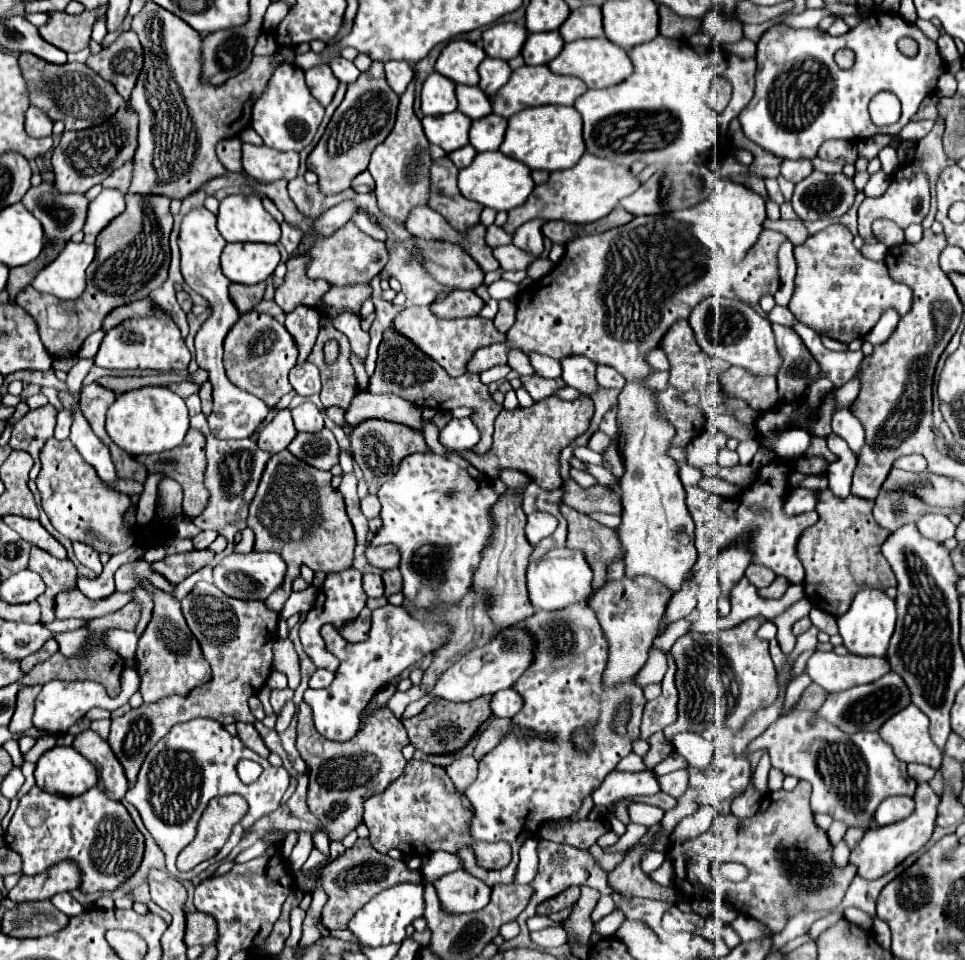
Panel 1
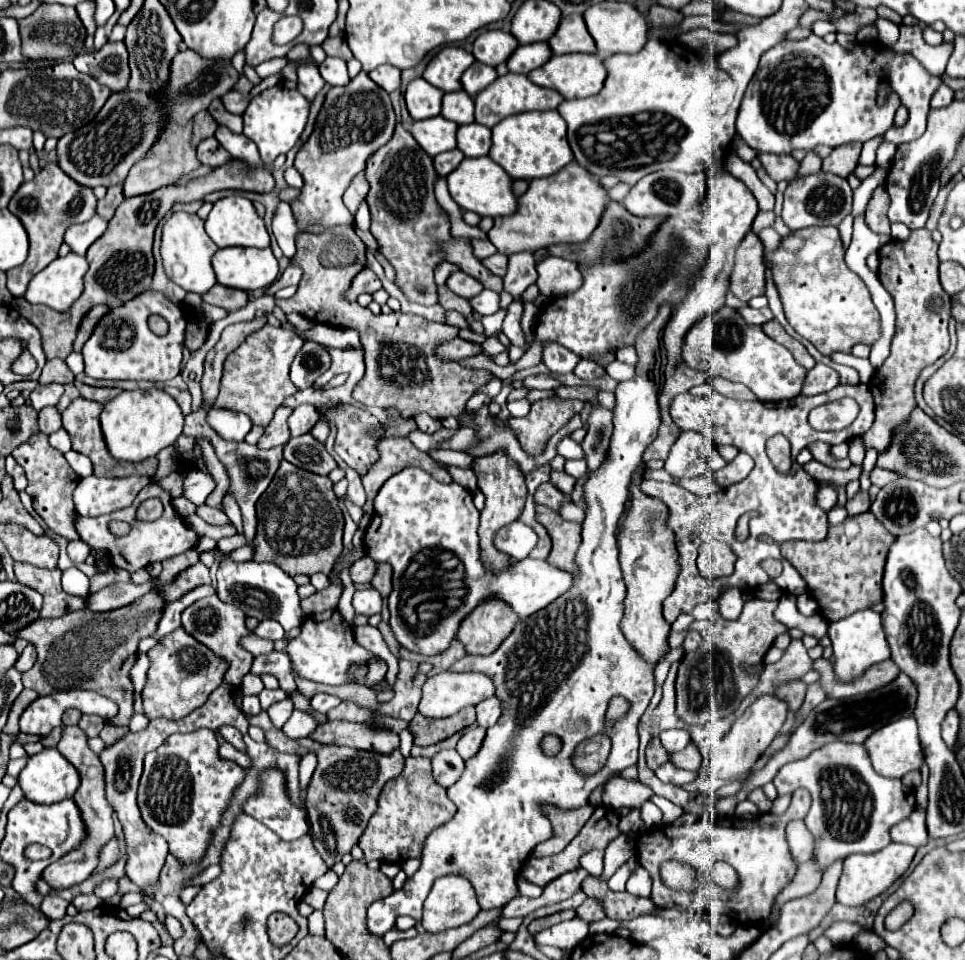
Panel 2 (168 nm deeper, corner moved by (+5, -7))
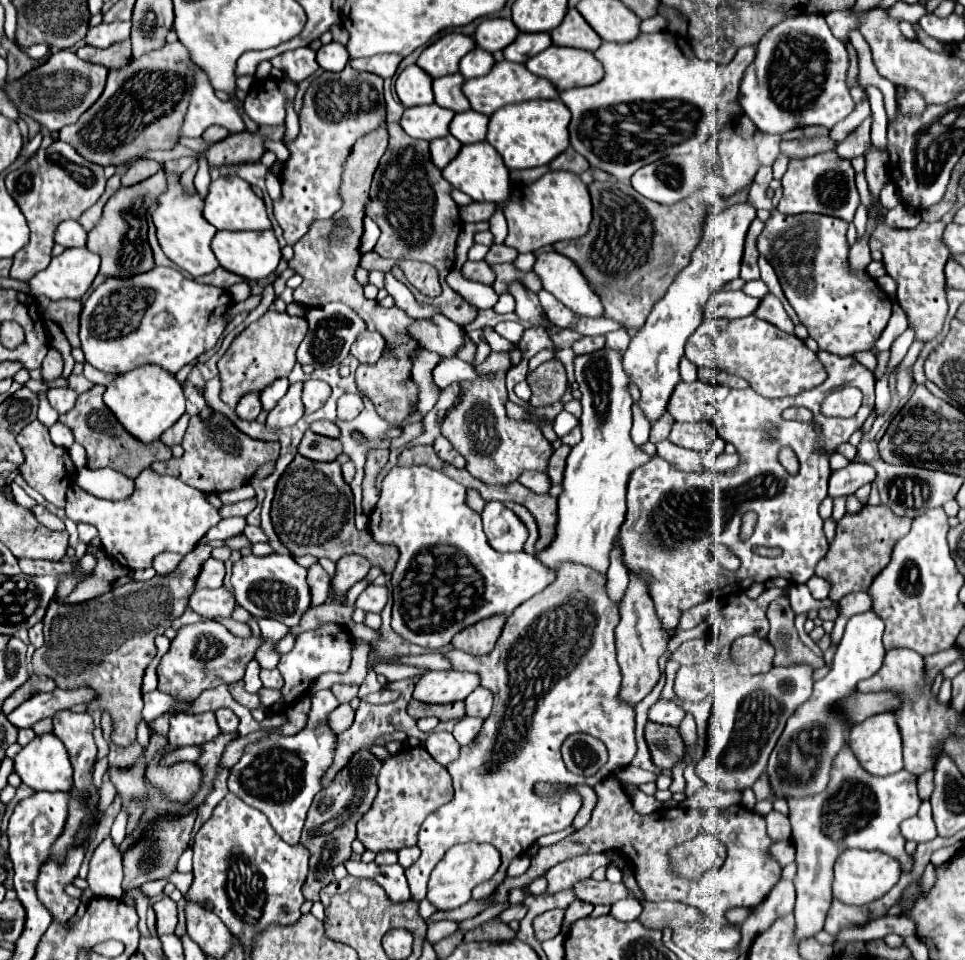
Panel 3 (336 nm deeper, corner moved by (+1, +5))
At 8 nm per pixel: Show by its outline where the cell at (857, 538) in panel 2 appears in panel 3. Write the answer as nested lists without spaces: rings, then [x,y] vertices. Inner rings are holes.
[[[864,506],[858,514],[844,514],[836,526],[836,538],[830,544],[828,554],[818,562],[816,574],[832,582],[830,600],[838,602],[850,592],[866,592],[872,578],[884,570],[890,562],[894,544],[908,534],[912,520],[896,516],[888,506]]]

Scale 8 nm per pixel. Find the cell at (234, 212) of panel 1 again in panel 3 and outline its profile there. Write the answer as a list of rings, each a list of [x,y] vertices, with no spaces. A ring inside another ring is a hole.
[[[226,176],[212,180],[206,196],[204,218],[210,220],[218,230],[270,230],[272,224],[266,214],[264,200],[258,198],[248,182],[242,182],[238,176]]]

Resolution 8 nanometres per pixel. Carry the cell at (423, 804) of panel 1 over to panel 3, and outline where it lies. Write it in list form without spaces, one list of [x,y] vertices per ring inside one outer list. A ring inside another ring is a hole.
[[[402,748],[398,754],[390,756],[378,774],[378,794],[372,808],[358,822],[358,840],[366,850],[384,852],[406,846],[416,846],[420,824],[428,814],[438,810],[442,804],[452,800],[452,778],[446,768],[424,750],[418,748]]]

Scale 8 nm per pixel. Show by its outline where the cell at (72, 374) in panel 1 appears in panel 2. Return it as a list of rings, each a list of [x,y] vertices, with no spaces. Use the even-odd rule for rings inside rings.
[[[60,428],[58,432],[54,432],[54,434],[50,434],[48,437],[48,441],[52,448],[56,448],[56,450],[60,450],[60,452],[68,452],[70,450],[70,434],[66,434],[66,430],[64,428]]]

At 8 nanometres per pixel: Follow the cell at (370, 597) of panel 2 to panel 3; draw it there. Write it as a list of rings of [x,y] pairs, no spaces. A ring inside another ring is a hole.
[[[370,584],[356,600],[356,608],[364,610],[364,612],[376,612],[380,614],[382,608],[386,606],[386,598],[388,598],[388,590],[386,586],[376,586],[376,584]]]

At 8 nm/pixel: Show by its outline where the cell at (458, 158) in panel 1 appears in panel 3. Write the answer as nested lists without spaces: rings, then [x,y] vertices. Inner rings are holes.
[[[444,136],[444,138],[438,138],[438,140],[432,140],[430,142],[430,154],[432,154],[432,162],[438,166],[438,168],[444,168],[456,154],[458,150],[462,148],[462,144],[454,138],[454,136]]]

